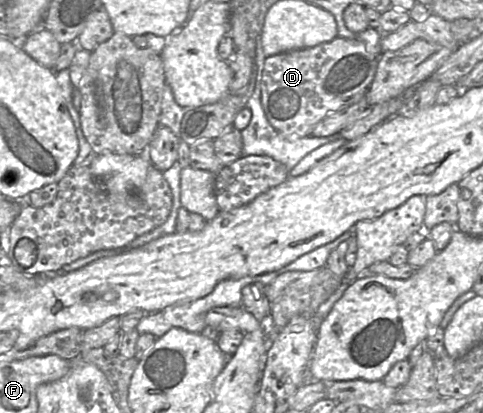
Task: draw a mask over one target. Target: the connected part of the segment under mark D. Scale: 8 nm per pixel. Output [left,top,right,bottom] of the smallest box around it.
[261,36,378,136]

